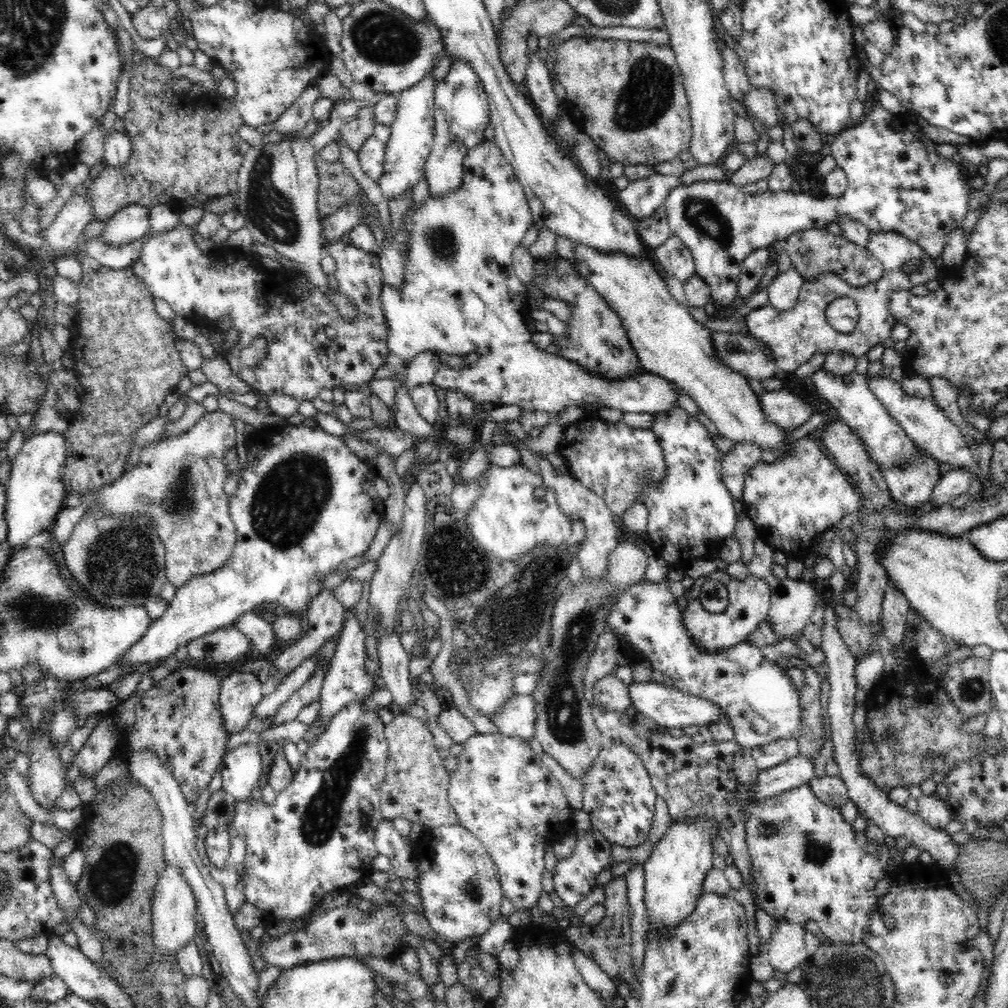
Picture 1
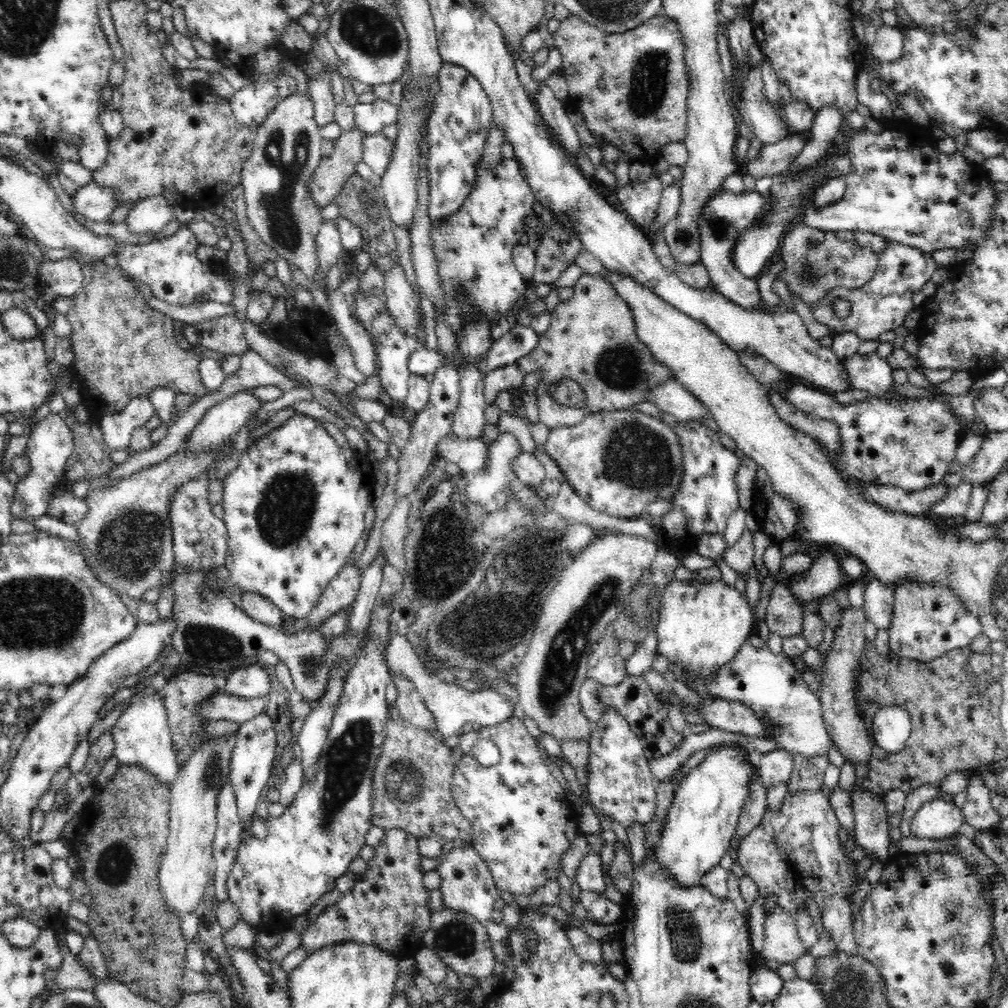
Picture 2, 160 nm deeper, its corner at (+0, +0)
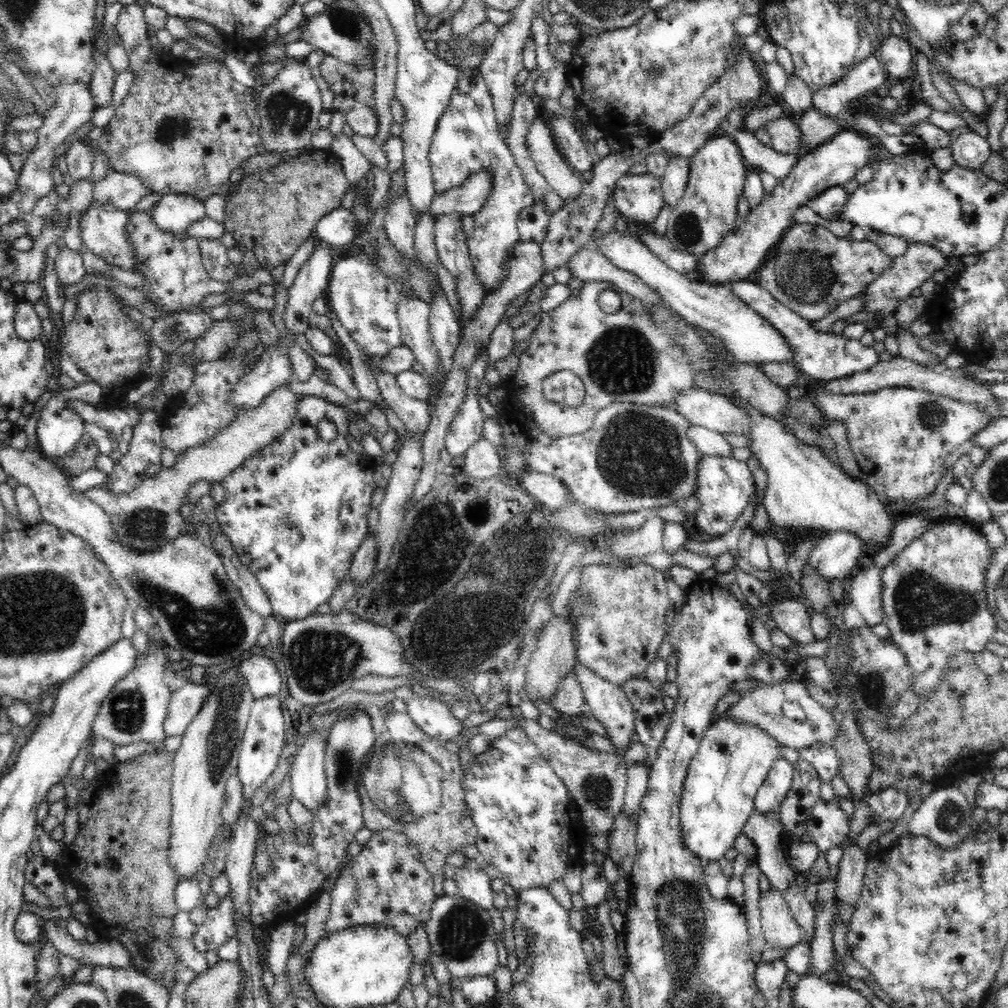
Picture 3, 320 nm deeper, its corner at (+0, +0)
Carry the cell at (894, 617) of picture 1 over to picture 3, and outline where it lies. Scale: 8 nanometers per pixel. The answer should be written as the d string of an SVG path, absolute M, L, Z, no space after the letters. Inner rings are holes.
M871 565L866 566L860 572L853 572L848 582L852 587L850 590L850 601L856 605L856 608L862 613L864 617L865 624L869 627L880 624L883 622L883 612L882 612L882 599L880 599L880 575L882 574L883 567L878 567Z

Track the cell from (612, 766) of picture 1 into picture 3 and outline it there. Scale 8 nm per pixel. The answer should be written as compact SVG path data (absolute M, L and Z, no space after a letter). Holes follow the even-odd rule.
M578 658L575 660L572 673L579 680L589 714L592 714L607 730L606 738L617 746L616 755L623 755L631 745L632 731L635 730L635 714L628 695L619 685L612 684L590 671Z

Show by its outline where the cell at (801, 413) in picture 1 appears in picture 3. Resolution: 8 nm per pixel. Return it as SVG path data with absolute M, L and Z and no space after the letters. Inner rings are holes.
M882 388L866 394L830 394L814 389L816 405L820 407L826 420L842 420L847 426L850 447L860 467L862 476L858 480L872 487L879 496L890 500L917 502L934 491L944 475L947 457L960 445L971 440L980 430L992 424L992 419L984 413L984 407L966 404L948 396L936 396L930 392L914 388Z

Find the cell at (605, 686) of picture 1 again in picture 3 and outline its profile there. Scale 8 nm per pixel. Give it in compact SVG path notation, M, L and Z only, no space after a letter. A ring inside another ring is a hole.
M602 563L586 565L579 574L580 586L574 590L565 614L573 618L576 658L586 668L620 685L634 676L644 675L648 664L658 657L660 643L666 635L666 614L671 604L668 598L664 572L654 569L648 563L636 563L627 567L614 567Z

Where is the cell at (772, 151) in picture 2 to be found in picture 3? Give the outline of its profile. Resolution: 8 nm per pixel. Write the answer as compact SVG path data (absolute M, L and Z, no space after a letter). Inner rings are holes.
M814 108L808 110L806 114L802 115L798 122L798 129L802 135L802 148L800 151L805 151L808 147L815 149L823 145L826 138L833 138L840 130L840 118L826 118L822 116Z

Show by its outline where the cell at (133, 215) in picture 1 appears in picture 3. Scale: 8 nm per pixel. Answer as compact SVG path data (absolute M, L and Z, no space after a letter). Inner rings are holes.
M166 194L150 210L154 225L161 231L186 232L192 222L207 216L205 204L192 195Z

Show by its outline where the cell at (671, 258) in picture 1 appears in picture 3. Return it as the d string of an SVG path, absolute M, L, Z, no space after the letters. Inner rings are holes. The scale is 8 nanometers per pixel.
M710 130L702 146L690 157L690 174L682 198L672 207L666 238L674 249L701 257L722 244L737 228L738 200L743 195L748 166L740 152L740 142L725 132Z

